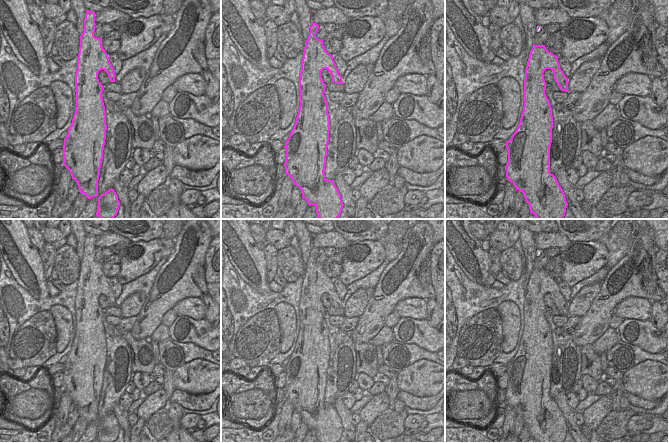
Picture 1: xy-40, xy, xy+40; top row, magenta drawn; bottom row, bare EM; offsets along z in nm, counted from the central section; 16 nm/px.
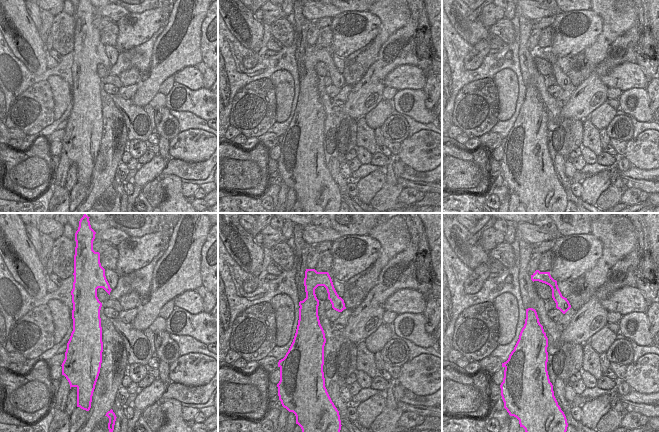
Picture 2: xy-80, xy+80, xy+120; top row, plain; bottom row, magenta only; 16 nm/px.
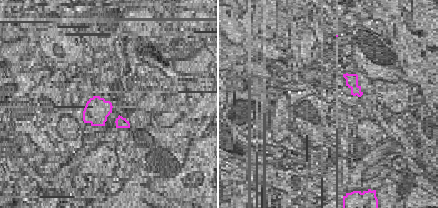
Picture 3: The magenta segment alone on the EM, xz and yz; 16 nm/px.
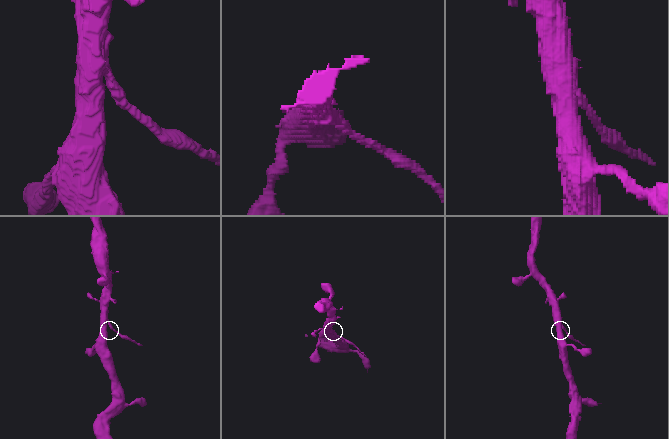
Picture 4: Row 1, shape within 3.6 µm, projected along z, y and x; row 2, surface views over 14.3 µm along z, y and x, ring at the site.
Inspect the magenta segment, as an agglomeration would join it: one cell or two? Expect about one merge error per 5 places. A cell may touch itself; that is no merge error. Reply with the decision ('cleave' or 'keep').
cleave

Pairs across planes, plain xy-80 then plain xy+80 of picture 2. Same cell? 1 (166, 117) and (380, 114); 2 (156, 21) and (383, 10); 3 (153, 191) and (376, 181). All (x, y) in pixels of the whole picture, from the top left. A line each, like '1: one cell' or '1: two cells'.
1: two cells
2: two cells
3: two cells

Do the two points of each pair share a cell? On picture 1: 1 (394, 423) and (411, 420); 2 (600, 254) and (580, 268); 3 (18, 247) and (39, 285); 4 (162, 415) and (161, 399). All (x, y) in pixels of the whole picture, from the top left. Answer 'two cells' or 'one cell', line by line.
1: two cells
2: one cell
3: one cell
4: two cells

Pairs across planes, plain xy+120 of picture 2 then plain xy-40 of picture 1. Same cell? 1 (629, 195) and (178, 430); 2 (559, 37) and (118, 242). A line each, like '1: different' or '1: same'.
1: different
2: different

